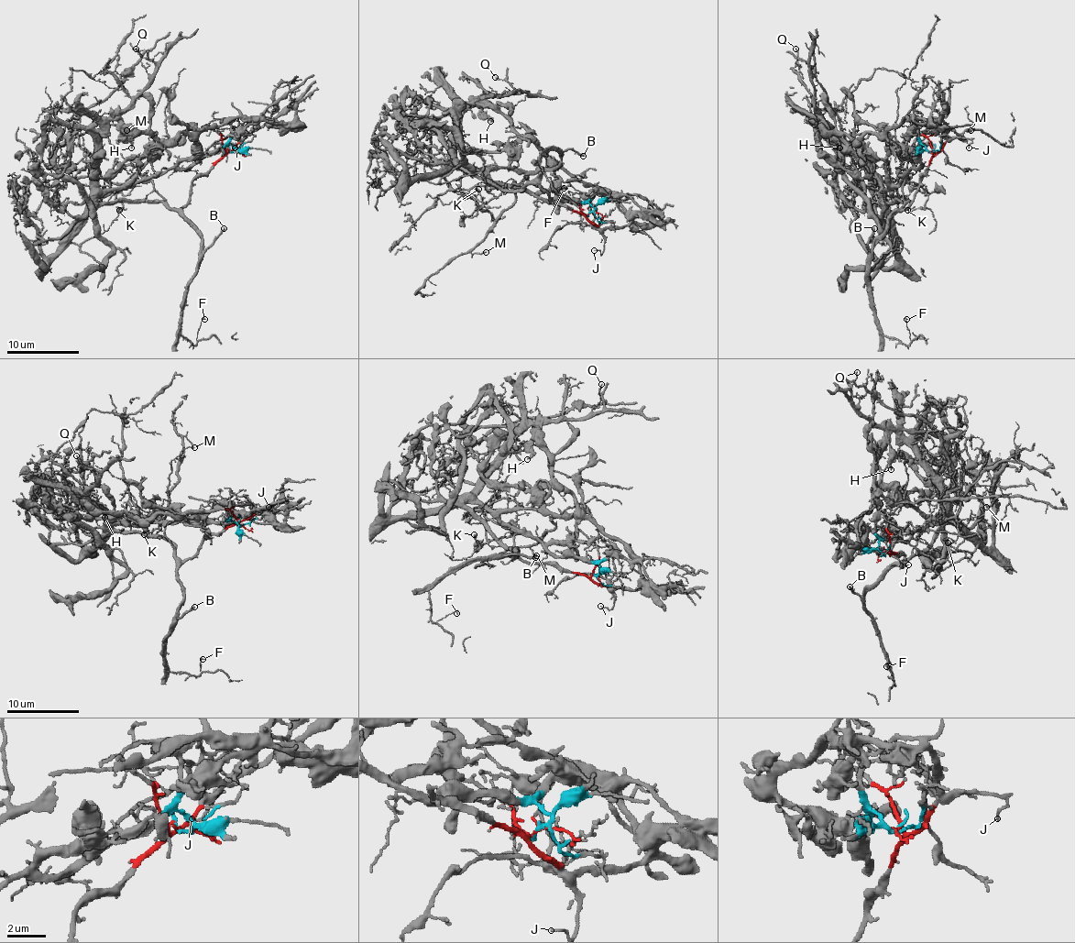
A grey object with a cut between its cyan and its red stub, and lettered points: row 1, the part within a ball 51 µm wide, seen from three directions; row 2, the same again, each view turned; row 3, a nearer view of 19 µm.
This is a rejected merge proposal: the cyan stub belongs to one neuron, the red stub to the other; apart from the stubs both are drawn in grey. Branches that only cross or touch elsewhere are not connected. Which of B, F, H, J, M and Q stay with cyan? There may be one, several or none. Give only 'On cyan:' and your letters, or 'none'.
On cyan: H, M, Q

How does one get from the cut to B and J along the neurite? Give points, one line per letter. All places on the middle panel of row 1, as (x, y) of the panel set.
B: (589, 213), (554, 204), (541, 185), (541, 174), (552, 170), (564, 150), (584, 156)
J: (589, 213), (586, 217), (603, 236), (603, 251), (595, 249)

